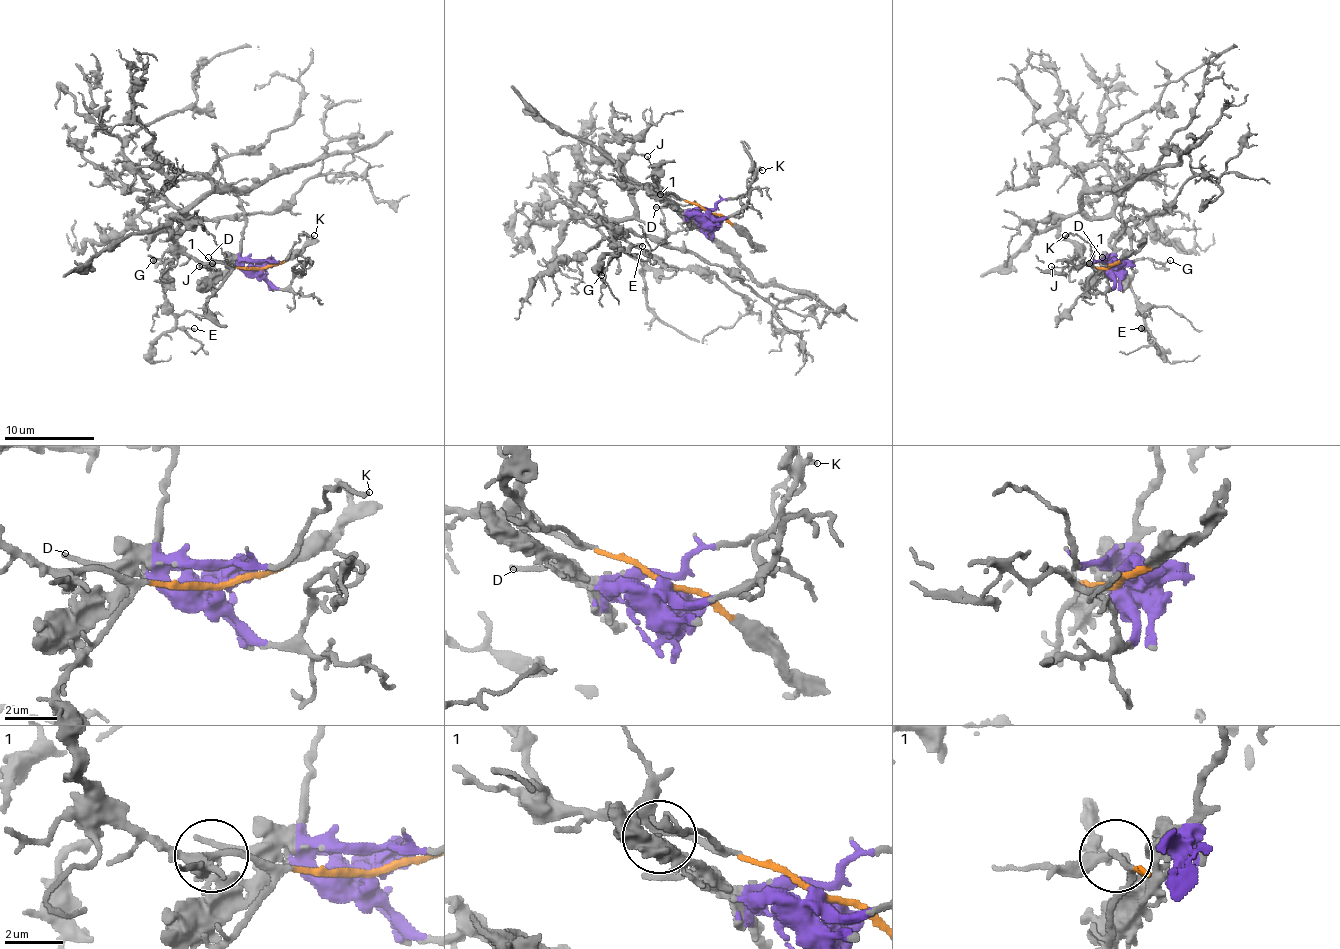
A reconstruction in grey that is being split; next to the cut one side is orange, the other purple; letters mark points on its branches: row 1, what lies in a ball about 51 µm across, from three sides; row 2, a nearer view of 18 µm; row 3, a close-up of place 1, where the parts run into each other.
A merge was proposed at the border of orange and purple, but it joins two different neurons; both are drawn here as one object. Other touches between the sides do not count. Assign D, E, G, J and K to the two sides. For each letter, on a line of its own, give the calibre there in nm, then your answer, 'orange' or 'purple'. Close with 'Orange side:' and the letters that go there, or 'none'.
D: calibre 180 nm; purple
E: calibre 150 nm; orange
G: calibre 140 nm; orange
J: calibre 100 nm; orange
K: calibre 140 nm; purple
Orange side: E, G, J

